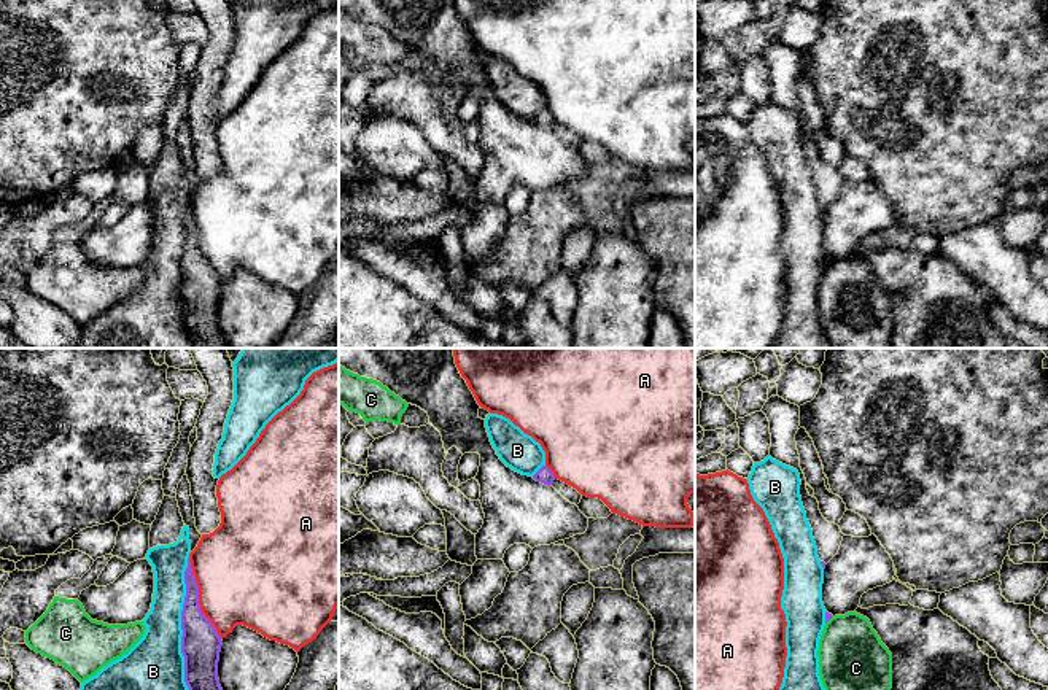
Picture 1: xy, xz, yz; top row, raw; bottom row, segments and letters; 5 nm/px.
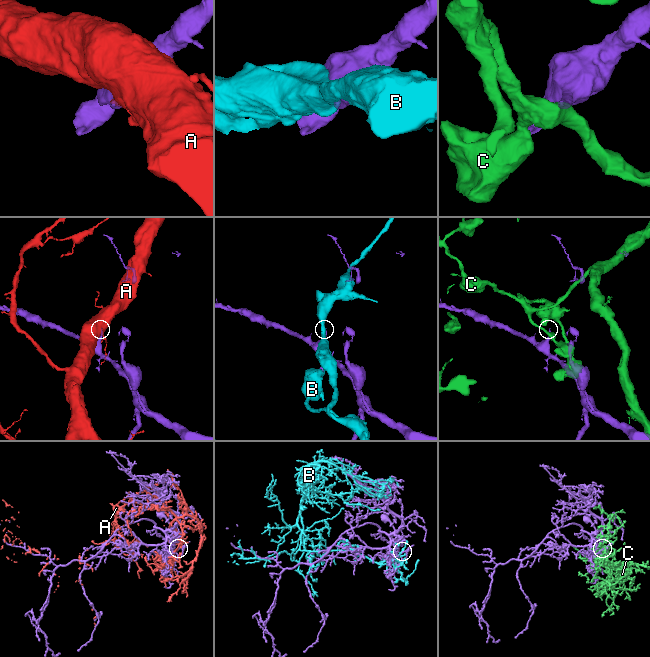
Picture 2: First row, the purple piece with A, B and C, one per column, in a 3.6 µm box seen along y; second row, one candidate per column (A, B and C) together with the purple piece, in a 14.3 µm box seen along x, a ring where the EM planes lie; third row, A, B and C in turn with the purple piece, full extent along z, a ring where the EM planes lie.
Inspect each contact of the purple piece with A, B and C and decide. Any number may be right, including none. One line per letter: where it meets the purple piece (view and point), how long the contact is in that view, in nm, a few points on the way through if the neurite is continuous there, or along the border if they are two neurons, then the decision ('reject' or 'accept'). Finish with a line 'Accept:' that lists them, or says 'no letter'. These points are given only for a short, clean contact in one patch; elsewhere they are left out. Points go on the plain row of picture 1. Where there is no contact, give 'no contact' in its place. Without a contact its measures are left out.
A: meets purple in xy at (197, 242); contact 440 nm long; reject
B: meets purple in xy at (182, 272); contact 750 nm long; reject
C: meets purple in yz at (829, 263); contact 60 nm long; reject
Accept: no letter

